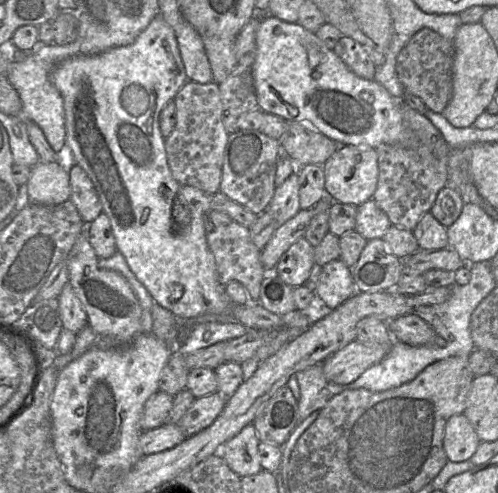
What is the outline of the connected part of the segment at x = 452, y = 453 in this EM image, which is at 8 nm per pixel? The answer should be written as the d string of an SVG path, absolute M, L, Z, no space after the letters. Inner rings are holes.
M461 413L451 416L444 430L443 448L448 461L469 460L480 444L480 440L466 416Z

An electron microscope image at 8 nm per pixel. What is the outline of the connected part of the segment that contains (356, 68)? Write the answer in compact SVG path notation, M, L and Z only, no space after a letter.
M343 36L333 51L357 76L366 80L374 80L376 66L363 45L350 37Z

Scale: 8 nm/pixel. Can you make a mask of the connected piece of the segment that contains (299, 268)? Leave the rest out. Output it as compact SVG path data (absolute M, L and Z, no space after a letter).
M302 237L282 255L274 273L289 286L299 287L306 283L314 264L314 248Z

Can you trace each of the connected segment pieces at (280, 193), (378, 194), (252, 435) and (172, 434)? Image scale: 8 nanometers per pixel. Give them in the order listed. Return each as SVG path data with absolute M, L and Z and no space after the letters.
M297 171L276 187L274 196L264 212L269 212L277 225L280 226L294 217L300 210Z
M404 100L402 116L405 125L415 132L422 146L417 151L397 144L381 144L375 148L379 177L372 199L388 216L392 225L413 231L420 218L430 212L439 191L448 185L448 159L452 149L431 121Z
M251 423L227 441L219 453L238 476L251 476L262 470L259 443L257 431Z
M164 424L158 428L143 431L139 438L142 455L151 455L170 450L186 439L176 424Z

